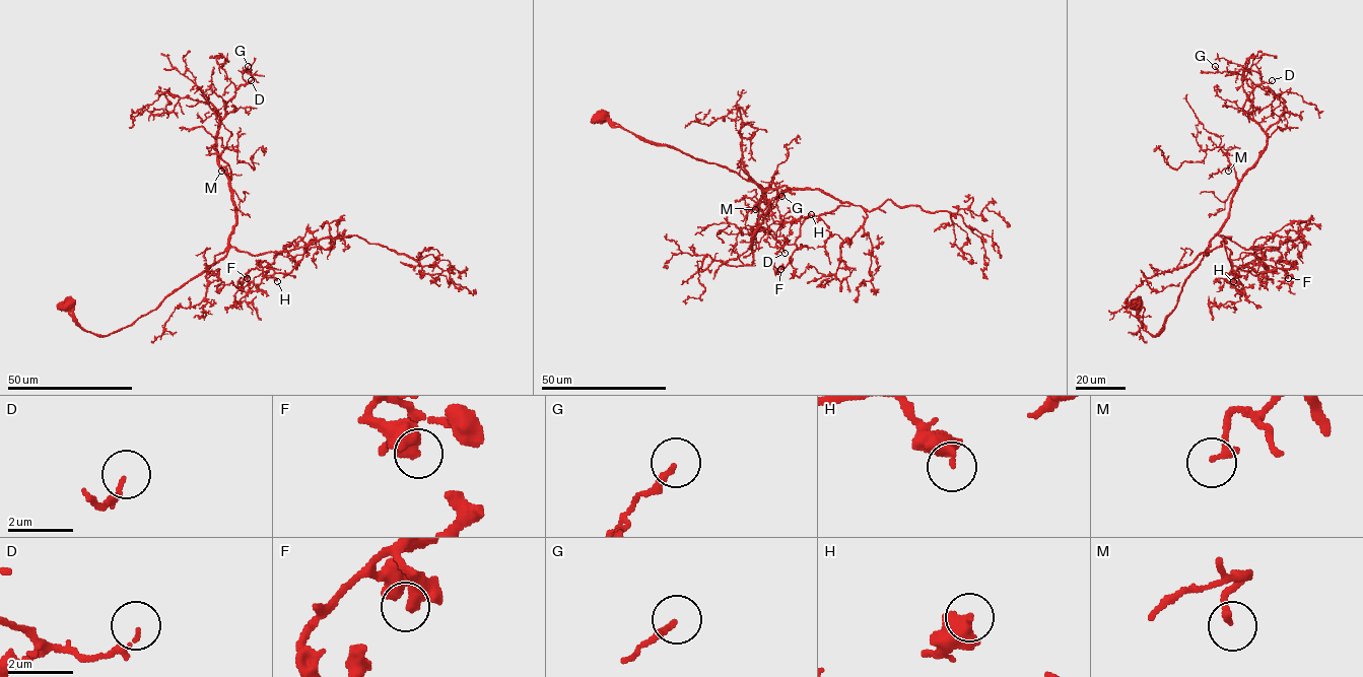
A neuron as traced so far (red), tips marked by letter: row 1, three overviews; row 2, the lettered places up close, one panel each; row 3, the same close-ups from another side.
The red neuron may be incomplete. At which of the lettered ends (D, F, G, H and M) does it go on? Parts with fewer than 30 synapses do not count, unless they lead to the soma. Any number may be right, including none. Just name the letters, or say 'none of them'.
none of them

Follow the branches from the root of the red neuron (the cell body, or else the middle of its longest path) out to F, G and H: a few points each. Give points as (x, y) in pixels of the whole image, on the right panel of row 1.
F: (1135, 303), (1142, 327), (1155, 335), (1205, 251), (1225, 242), (1233, 273), (1278, 268), (1288, 278)
G: (1135, 303), (1146, 331), (1162, 329), (1266, 145), (1243, 109), (1261, 75), (1215, 66)
H: (1135, 303), (1142, 327), (1155, 335), (1205, 251), (1209, 248), (1207, 255), (1222, 242), (1235, 273), (1233, 281)

